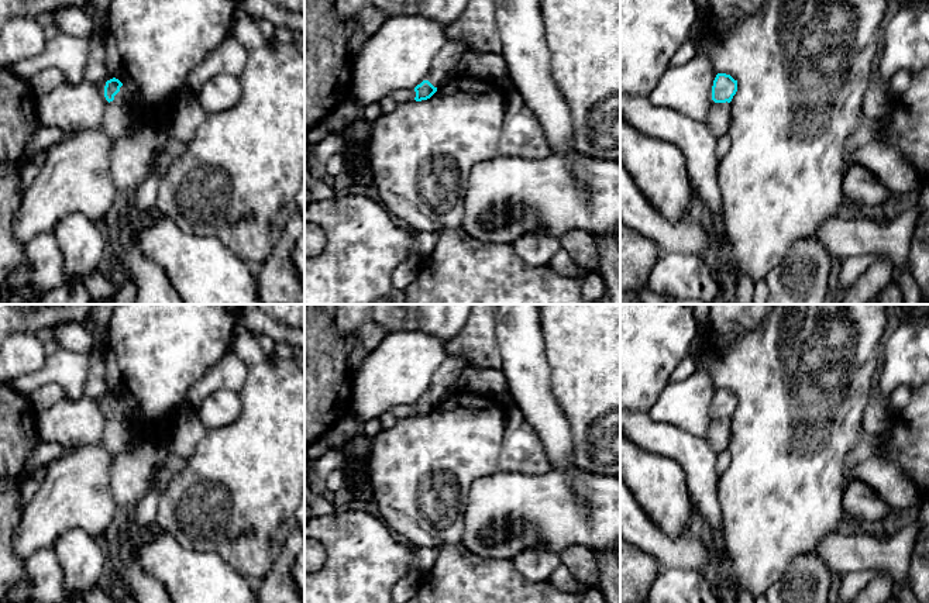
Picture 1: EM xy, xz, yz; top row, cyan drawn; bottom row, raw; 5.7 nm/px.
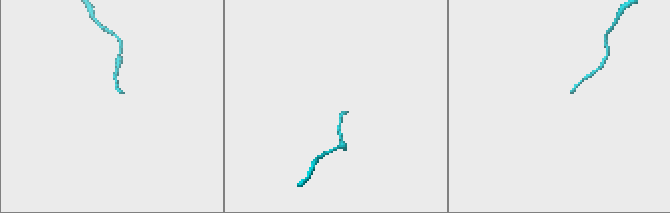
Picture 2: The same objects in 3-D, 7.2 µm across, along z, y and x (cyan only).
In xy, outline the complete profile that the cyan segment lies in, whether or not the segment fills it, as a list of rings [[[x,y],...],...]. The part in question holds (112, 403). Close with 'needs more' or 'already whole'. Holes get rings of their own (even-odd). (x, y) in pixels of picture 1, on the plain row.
[[[116,393],[106,397],[104,402],[104,413],[106,416],[114,417],[120,421],[131,423],[133,418],[133,410],[128,407],[128,404]]]; needs more

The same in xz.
[[[448,355],[433,375],[427,394],[414,403],[414,416],[427,416],[441,402],[447,400],[454,393],[457,380],[465,368],[462,359]]]; needs more

